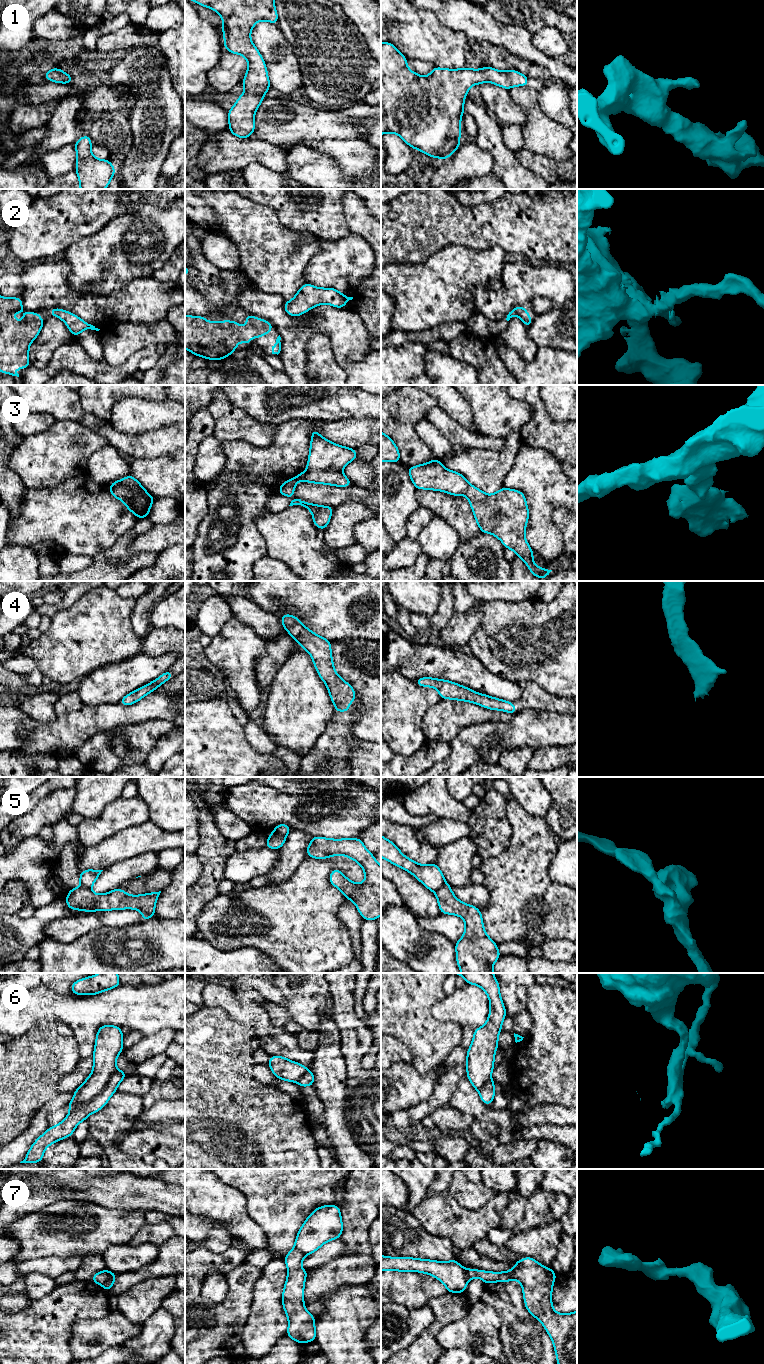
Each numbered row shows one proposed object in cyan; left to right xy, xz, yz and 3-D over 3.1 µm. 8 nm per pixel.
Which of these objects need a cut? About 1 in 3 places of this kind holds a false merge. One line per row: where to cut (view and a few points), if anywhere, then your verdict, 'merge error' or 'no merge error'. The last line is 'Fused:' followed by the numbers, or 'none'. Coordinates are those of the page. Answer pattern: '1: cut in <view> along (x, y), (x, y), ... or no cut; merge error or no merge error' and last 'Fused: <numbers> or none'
1: no cut; no merge error
2: no cut; no merge error
3: cut in xy along (110, 486), (123, 488), (140, 505), (143, 505), (148, 500); merge error
4: no cut; no merge error
5: cut in xz along (273, 831), (285, 837); merge error
6: cut in xy along (116, 1068), (106, 1085), (92, 1099), (70, 1113); merge error
7: cut in xy along (105, 1269), (106, 1279), (102, 1285); merge error
Fused: 3, 5, 6, 7

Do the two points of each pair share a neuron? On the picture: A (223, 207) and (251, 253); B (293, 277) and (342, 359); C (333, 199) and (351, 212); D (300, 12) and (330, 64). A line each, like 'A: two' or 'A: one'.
A: one
B: two
C: two
D: one

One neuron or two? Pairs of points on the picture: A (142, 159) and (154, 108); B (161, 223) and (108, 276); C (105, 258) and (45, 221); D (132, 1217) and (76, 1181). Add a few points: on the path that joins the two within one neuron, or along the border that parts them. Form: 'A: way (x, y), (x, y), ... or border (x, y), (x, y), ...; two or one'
A: way (151, 146), (154, 121); one
B: way (149, 236), (121, 263); one
C: border (99, 230), (72, 243), (62, 252); two
D: border (100, 1205), (122, 1211), (142, 1210), (145, 1213); two

